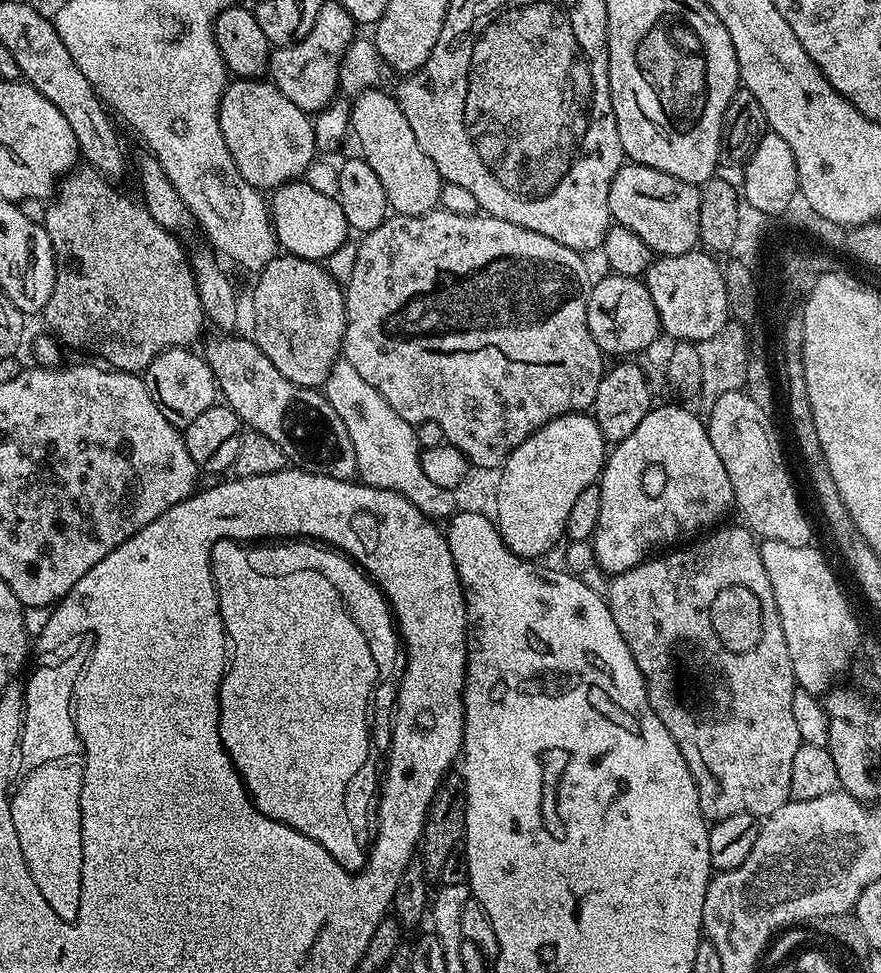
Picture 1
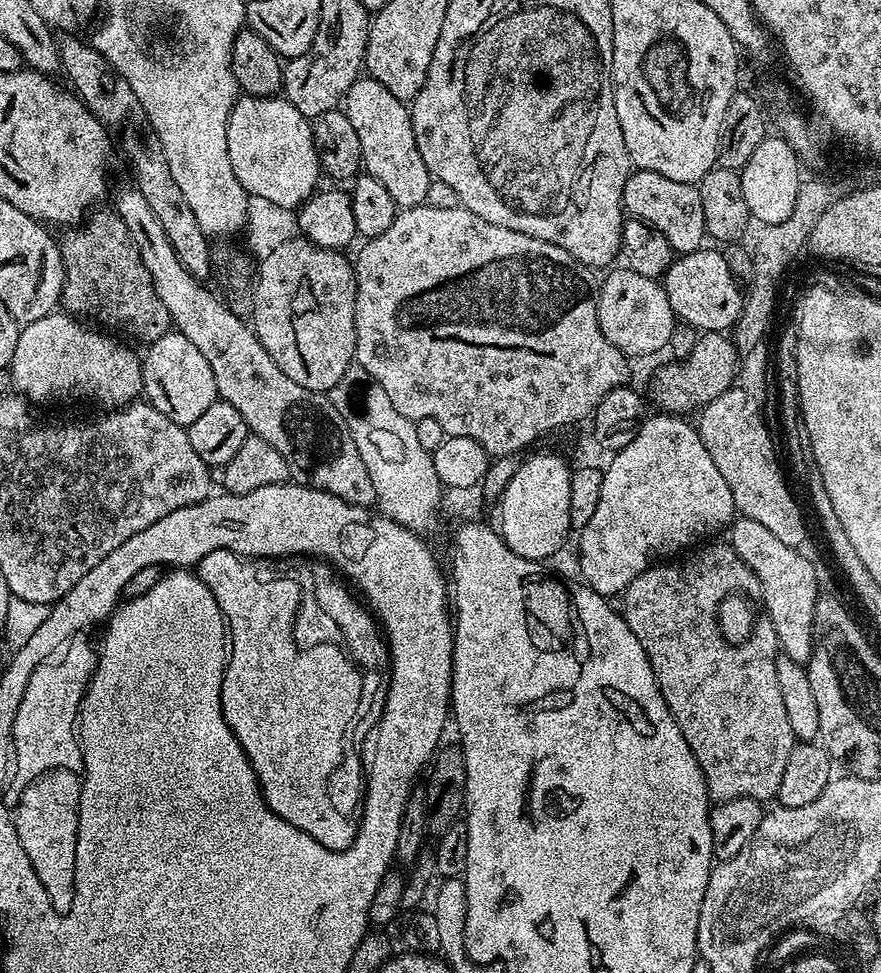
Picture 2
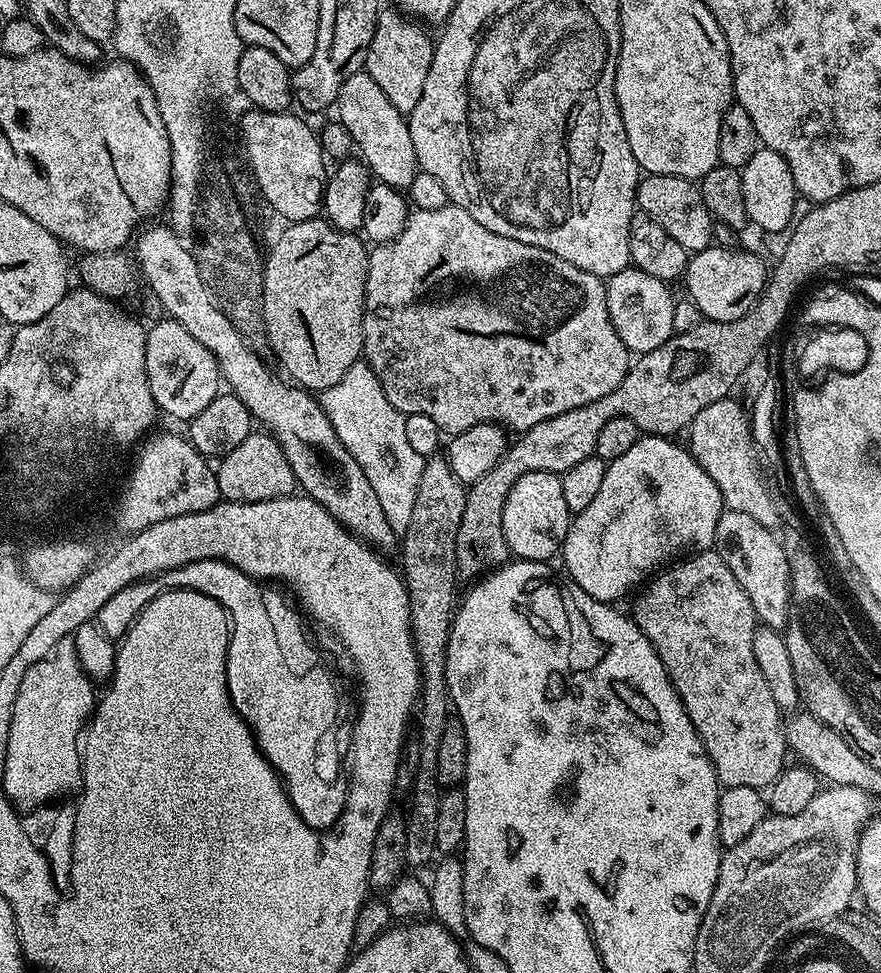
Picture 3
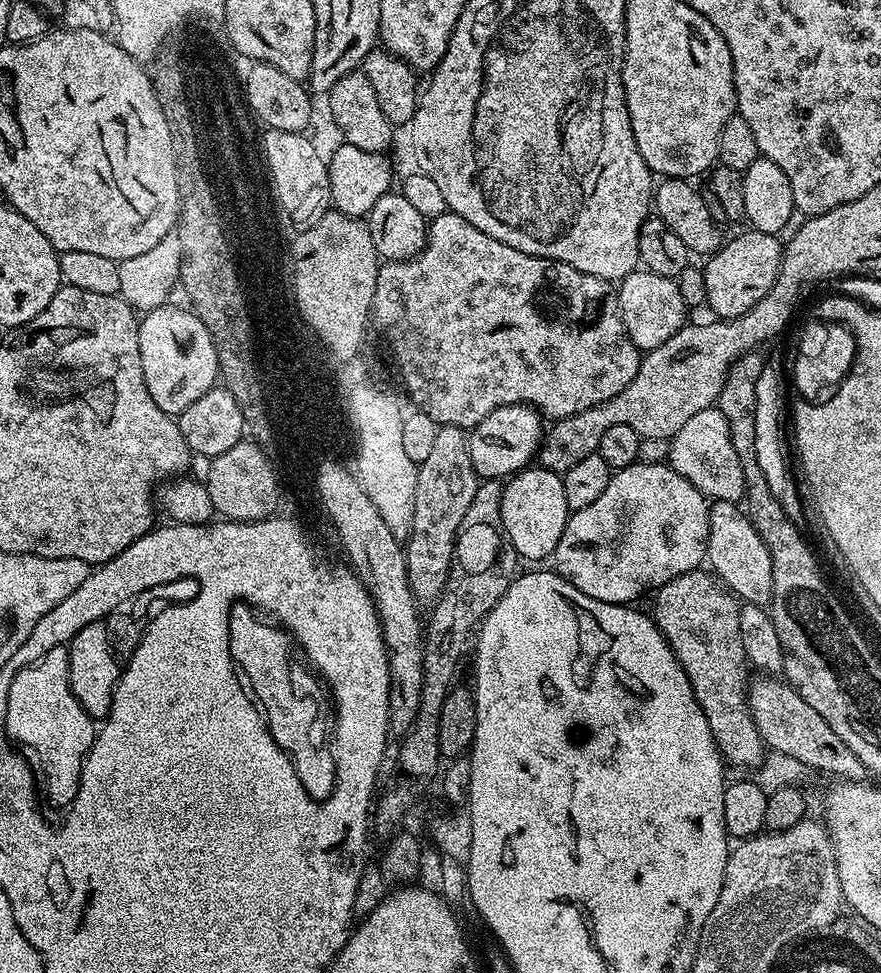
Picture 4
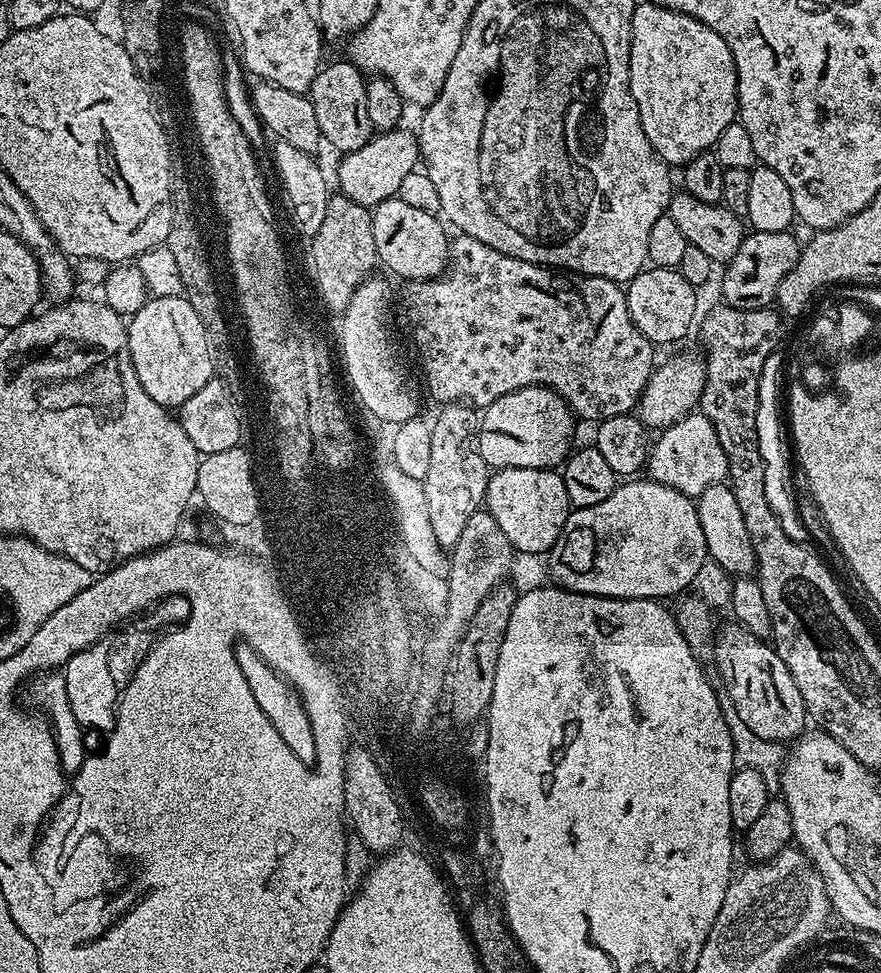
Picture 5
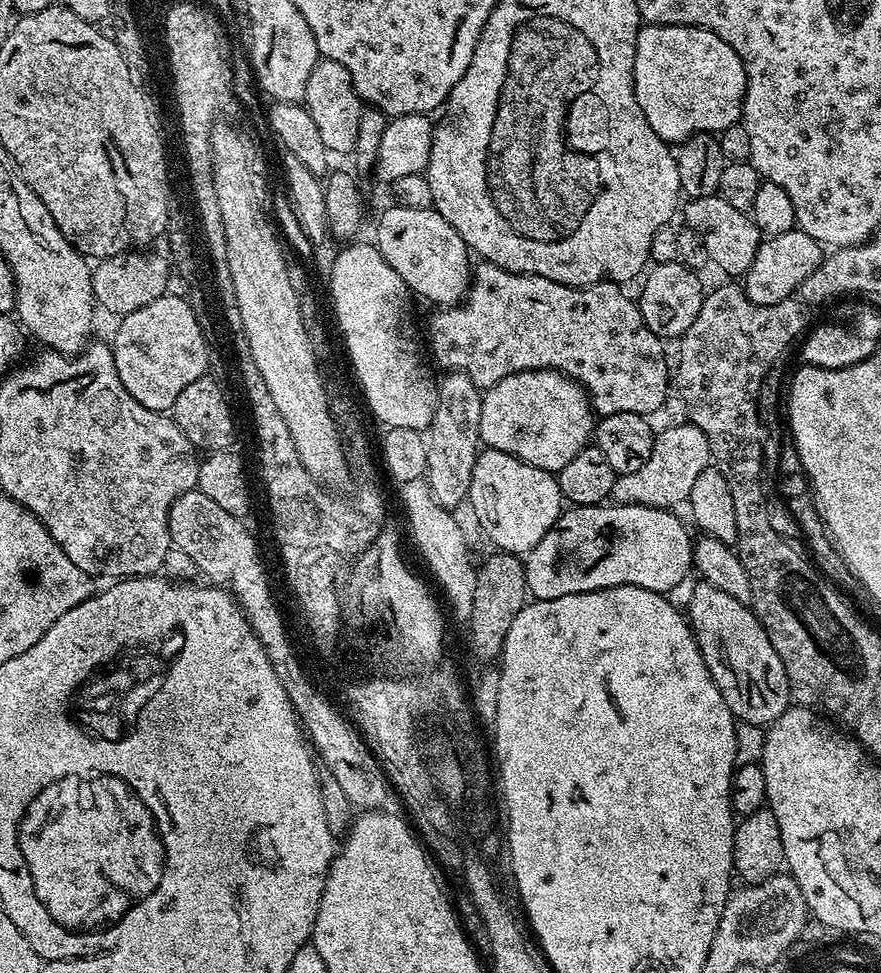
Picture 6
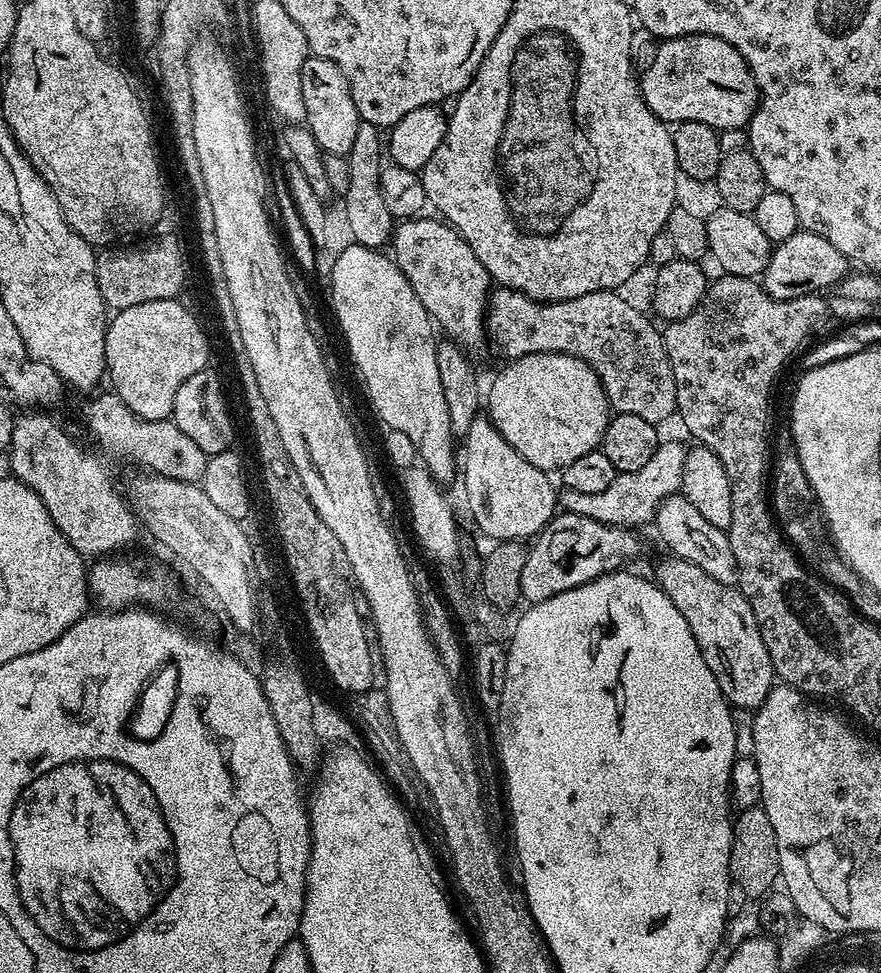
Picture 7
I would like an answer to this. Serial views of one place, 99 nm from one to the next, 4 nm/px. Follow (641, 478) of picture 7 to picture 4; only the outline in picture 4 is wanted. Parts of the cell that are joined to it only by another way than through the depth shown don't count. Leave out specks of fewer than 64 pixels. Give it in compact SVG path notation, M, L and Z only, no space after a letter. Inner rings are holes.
M713 406L694 414L694 418L688 419L682 430L678 430L678 434L672 437L667 448L667 463L671 464L674 470L678 470L678 474L694 485L703 496L713 501L725 500L731 504L743 501L742 462L738 462L726 414L722 414L719 407Z

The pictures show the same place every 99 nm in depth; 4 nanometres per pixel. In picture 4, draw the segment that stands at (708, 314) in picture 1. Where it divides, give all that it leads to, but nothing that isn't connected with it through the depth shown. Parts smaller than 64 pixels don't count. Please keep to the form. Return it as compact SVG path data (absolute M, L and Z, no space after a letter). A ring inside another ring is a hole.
M747 230L732 241L721 243L718 251L707 257L703 265L707 304L714 314L726 320L749 312L758 301L766 298L766 290L774 286L780 263L784 257L784 244L780 236Z

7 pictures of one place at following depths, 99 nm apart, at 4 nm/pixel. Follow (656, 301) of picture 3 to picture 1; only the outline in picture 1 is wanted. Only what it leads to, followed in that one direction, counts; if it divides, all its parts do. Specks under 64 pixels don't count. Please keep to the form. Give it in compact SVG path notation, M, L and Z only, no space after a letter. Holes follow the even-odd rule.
M607 274L600 281L591 285L586 306L586 322L590 326L590 334L594 334L594 342L598 342L601 352L612 358L632 358L635 352L648 348L661 335L658 310L654 306L654 298L650 298L650 290L643 279L635 276L618 276Z

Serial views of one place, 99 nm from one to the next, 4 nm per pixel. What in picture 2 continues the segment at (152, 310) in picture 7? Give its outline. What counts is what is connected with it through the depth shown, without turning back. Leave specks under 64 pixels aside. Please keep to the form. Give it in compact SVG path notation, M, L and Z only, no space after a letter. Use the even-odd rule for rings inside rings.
M175 330L162 334L162 338L147 345L146 351L148 353L143 353L142 356L142 378L144 379L143 395L146 397L147 403L153 404L159 412L166 414L166 418L170 418L170 422L185 426L193 424L218 398L214 386L214 370L210 370L210 362L206 362L206 358L202 358L198 346L194 346L194 342L190 342L190 338L186 338Z

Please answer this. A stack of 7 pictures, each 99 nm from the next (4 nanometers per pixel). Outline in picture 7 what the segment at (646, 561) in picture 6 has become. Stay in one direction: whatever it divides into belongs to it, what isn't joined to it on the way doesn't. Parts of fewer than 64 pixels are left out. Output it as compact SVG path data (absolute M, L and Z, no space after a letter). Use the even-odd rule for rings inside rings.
M561 511L553 516L543 532L531 541L528 548L526 566L522 569L520 595L528 599L529 605L542 602L546 598L554 598L554 594L562 594L562 590L574 590L574 586L582 586L594 578L604 576L625 567L627 560L632 560L640 552L640 540L631 528L614 528L607 524L599 524L590 518L582 518L582 514Z

